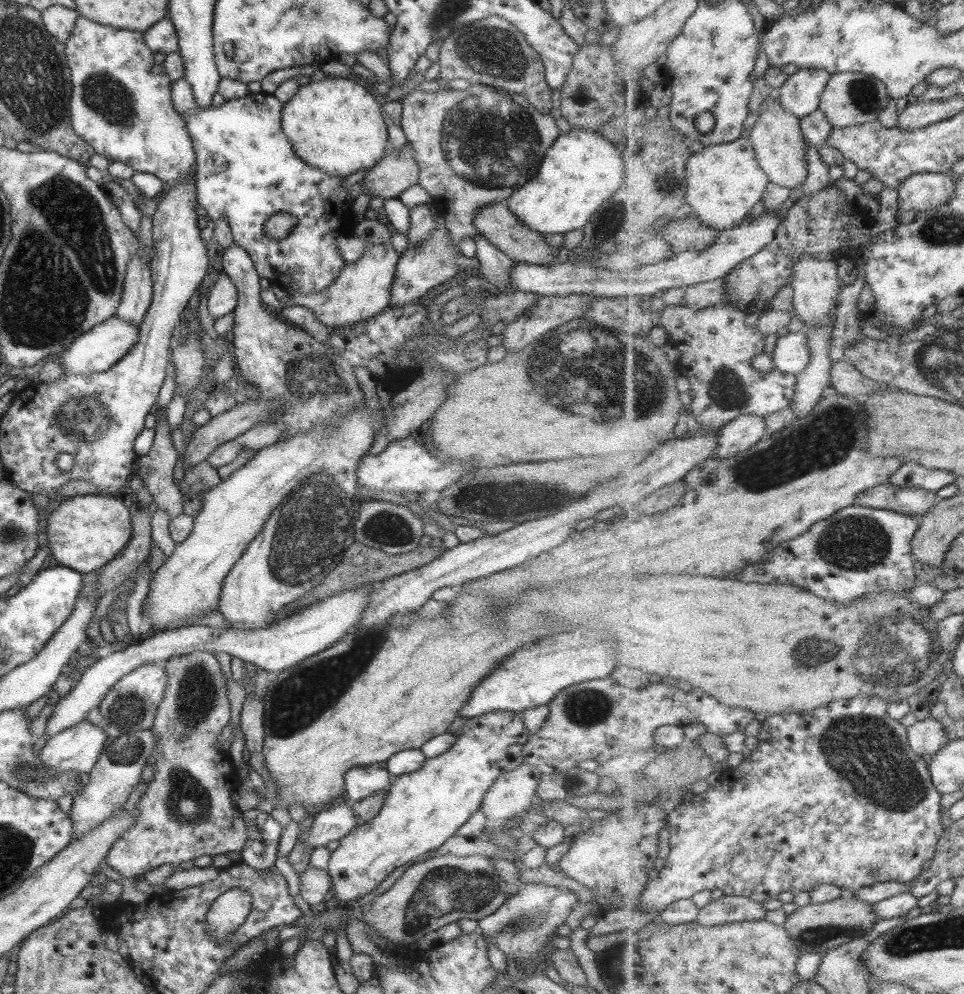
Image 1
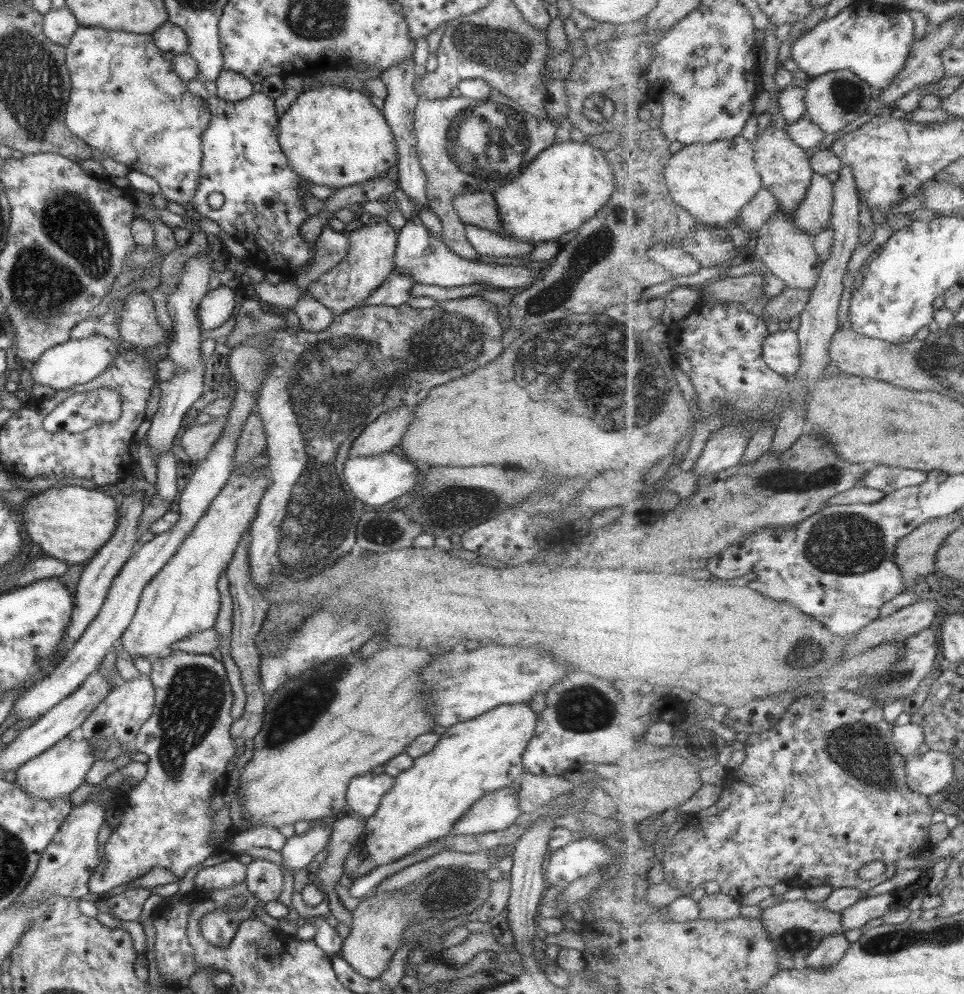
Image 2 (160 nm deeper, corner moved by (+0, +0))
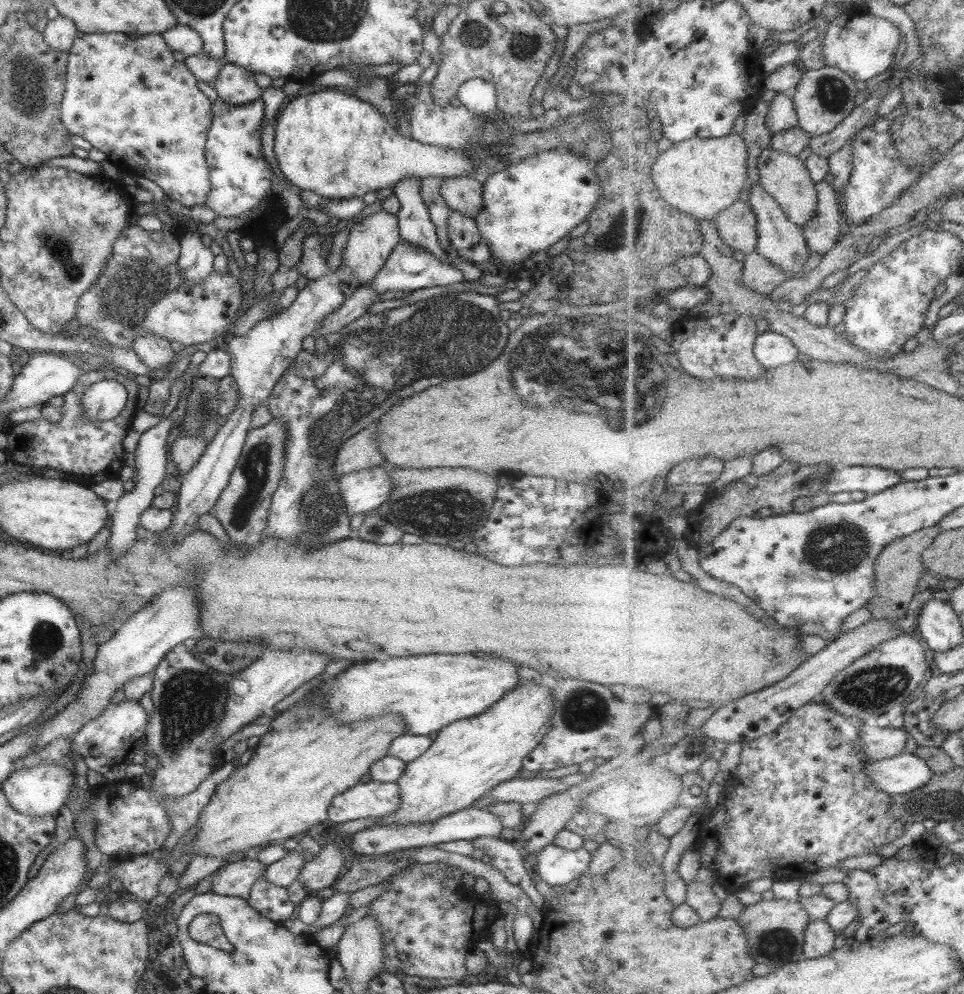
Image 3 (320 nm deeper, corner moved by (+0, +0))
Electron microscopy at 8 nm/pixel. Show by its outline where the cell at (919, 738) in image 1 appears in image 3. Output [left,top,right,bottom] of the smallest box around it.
[860,722,909,761]

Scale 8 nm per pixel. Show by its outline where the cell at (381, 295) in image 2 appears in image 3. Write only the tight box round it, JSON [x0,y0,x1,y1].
[316,285,376,340]

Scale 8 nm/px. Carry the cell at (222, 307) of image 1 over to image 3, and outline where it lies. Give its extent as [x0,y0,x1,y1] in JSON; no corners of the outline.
[74,224,246,349]

